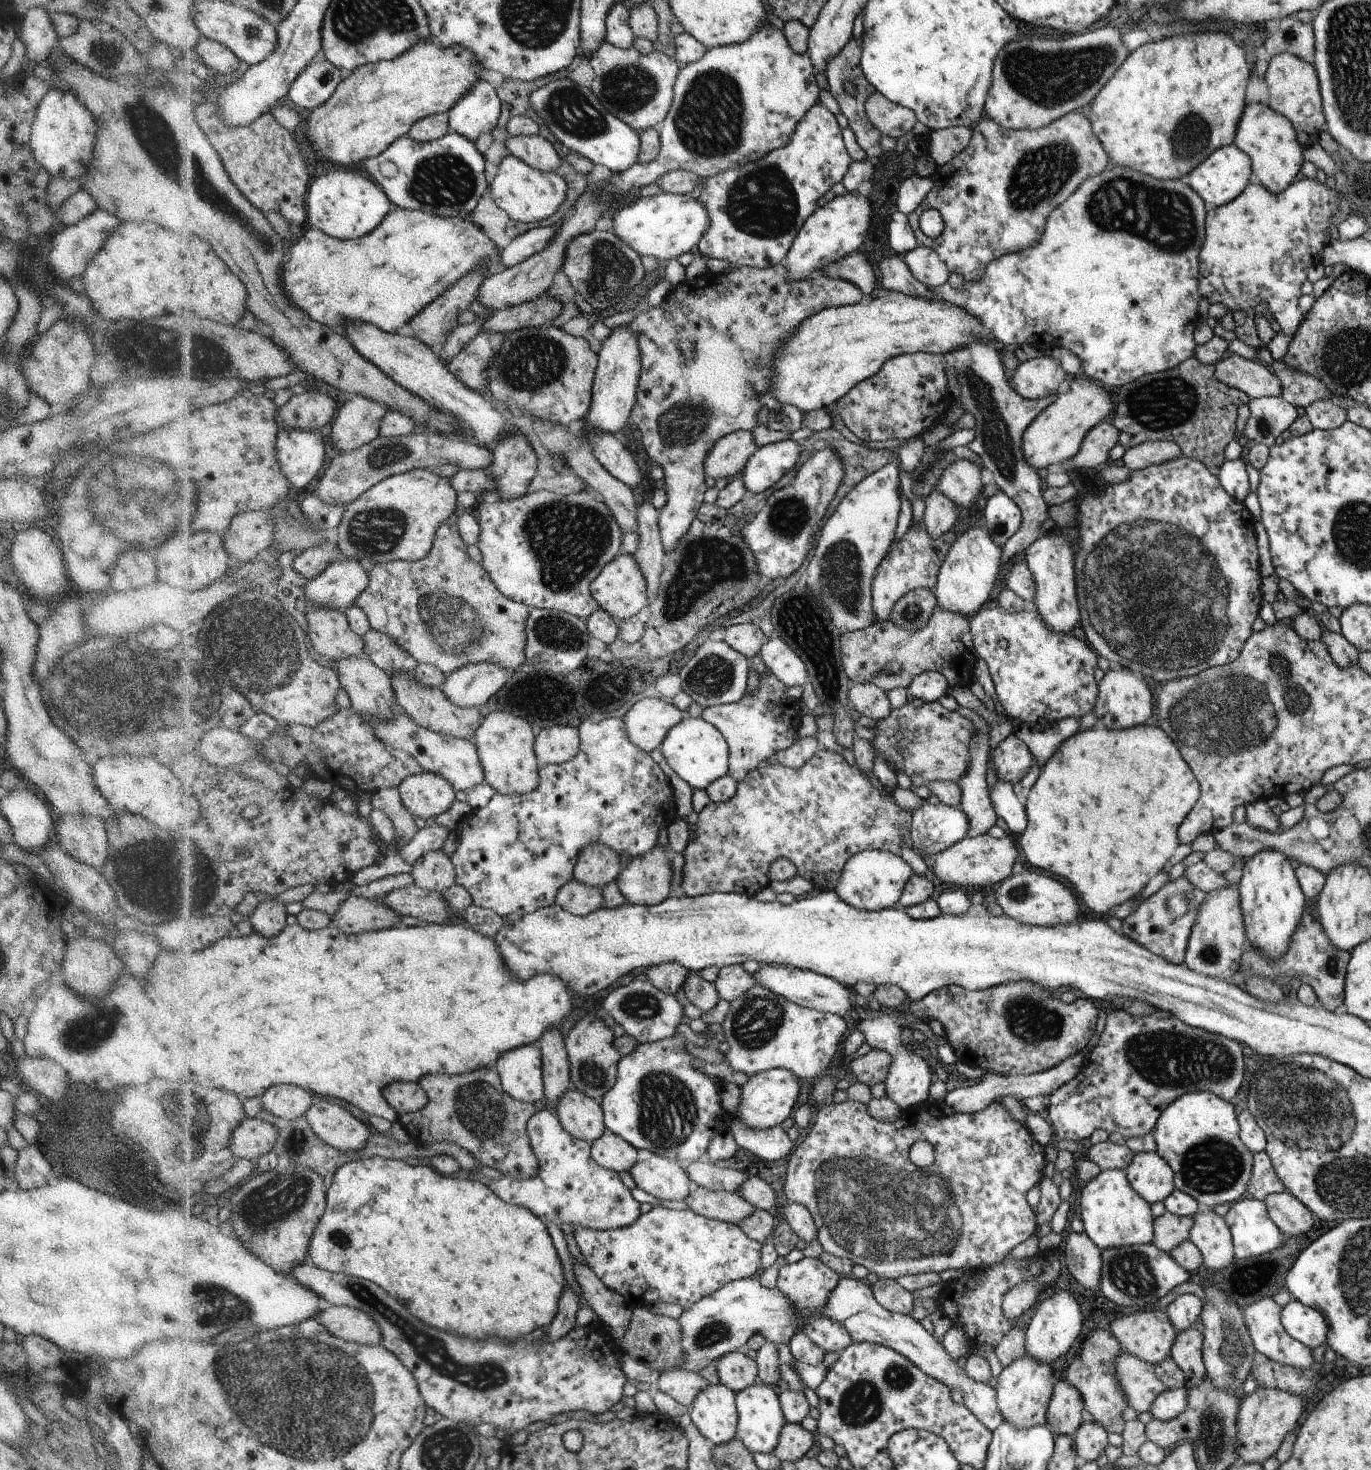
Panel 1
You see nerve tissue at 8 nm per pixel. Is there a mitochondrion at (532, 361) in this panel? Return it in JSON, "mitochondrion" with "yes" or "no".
{"mitochondrion":"yes"}

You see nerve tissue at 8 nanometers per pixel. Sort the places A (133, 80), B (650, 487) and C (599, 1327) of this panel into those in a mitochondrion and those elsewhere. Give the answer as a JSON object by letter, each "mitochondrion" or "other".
{"A":"other","B":"other","C":"other"}

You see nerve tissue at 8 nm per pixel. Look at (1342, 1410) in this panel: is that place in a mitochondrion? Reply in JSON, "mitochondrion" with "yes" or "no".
{"mitochondrion":"no"}

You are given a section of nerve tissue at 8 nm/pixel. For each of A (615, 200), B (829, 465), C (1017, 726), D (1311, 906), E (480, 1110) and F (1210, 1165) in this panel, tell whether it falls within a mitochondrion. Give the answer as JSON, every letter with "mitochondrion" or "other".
{"A":"other","B":"other","C":"other","D":"other","E":"mitochondrion","F":"mitochondrion"}

